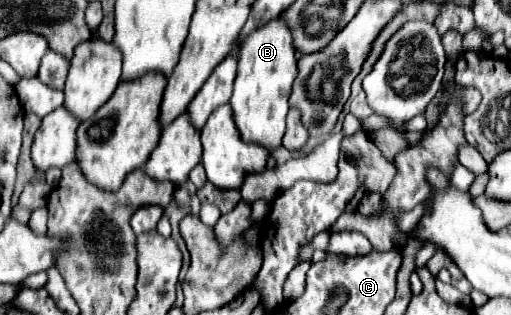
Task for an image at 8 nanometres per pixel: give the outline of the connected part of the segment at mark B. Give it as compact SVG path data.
M276 18L266 26L254 30L240 48L238 76L234 82L234 94L230 106L234 110L234 122L244 142L264 146L272 152L280 146L288 114L288 96L292 82L298 74L296 56L292 48L292 36L284 20Z

